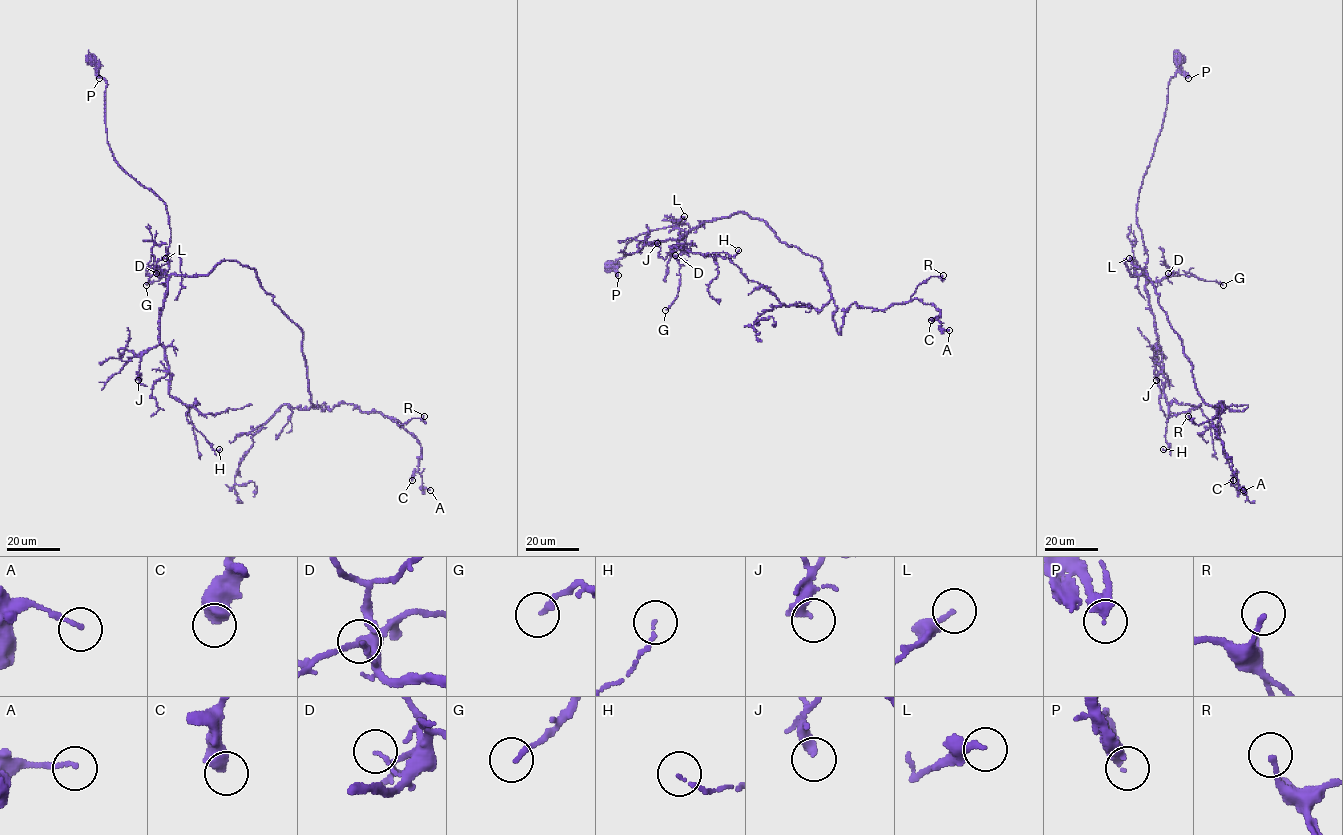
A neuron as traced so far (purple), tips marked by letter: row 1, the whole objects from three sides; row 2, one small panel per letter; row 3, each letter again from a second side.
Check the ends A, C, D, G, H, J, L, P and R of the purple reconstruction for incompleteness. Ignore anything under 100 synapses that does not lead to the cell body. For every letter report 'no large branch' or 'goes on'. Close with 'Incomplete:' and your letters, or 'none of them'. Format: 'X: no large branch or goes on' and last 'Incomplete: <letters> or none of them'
A: no large branch
C: no large branch
D: no large branch
G: no large branch
H: no large branch
J: no large branch
L: no large branch
P: no large branch
R: no large branch
Incomplete: none of them

